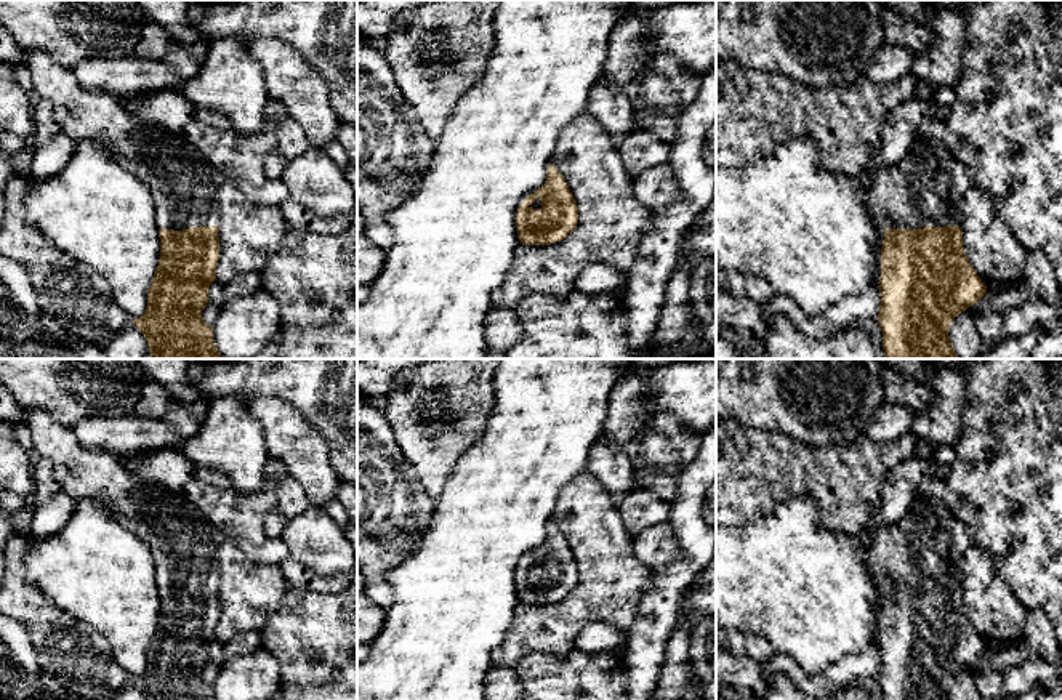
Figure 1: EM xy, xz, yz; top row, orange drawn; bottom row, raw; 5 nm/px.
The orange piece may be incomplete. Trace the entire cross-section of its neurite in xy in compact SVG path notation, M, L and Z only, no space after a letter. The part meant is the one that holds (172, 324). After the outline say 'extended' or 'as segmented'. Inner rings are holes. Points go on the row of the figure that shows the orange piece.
M26 51L34 96L53 104L59 128L75 143L101 144L127 171L139 178L155 199L160 259L147 290L147 308L133 324L141 330L151 359L224 359L213 343L213 327L203 322L208 288L216 280L219 261L218 187L226 181L183 133L175 135L141 122L120 99L103 91L86 91L72 69L46 51Z | extended

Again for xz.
M556 165L546 168L546 183L517 208L521 243L551 245L564 240L578 224L577 202Z | extended

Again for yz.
M915 139L899 162L878 171L870 181L868 202L884 229L878 285L884 359L958 359L948 336L950 325L987 293L987 285L964 253L959 227L961 202L971 187L967 170L942 144L921 139Z | extended

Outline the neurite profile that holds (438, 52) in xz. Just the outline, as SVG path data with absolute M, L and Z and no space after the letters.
M423 0L408 11L394 16L391 30L383 37L384 61L407 103L416 112L426 135L437 144L458 101L477 85L487 72L495 51L495 13L500 0Z

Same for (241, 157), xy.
M269 98L264 106L264 127L255 135L219 130L192 119L183 130L192 147L229 181L266 183L264 160L277 149L277 125L290 117L287 107Z

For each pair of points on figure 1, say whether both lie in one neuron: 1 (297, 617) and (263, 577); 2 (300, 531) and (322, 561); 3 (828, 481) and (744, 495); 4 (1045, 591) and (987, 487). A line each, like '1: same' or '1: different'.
1: different
2: same
3: same
4: same

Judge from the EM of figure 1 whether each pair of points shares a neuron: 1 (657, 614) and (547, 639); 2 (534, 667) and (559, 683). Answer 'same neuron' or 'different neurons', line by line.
1: different neurons
2: same neuron

